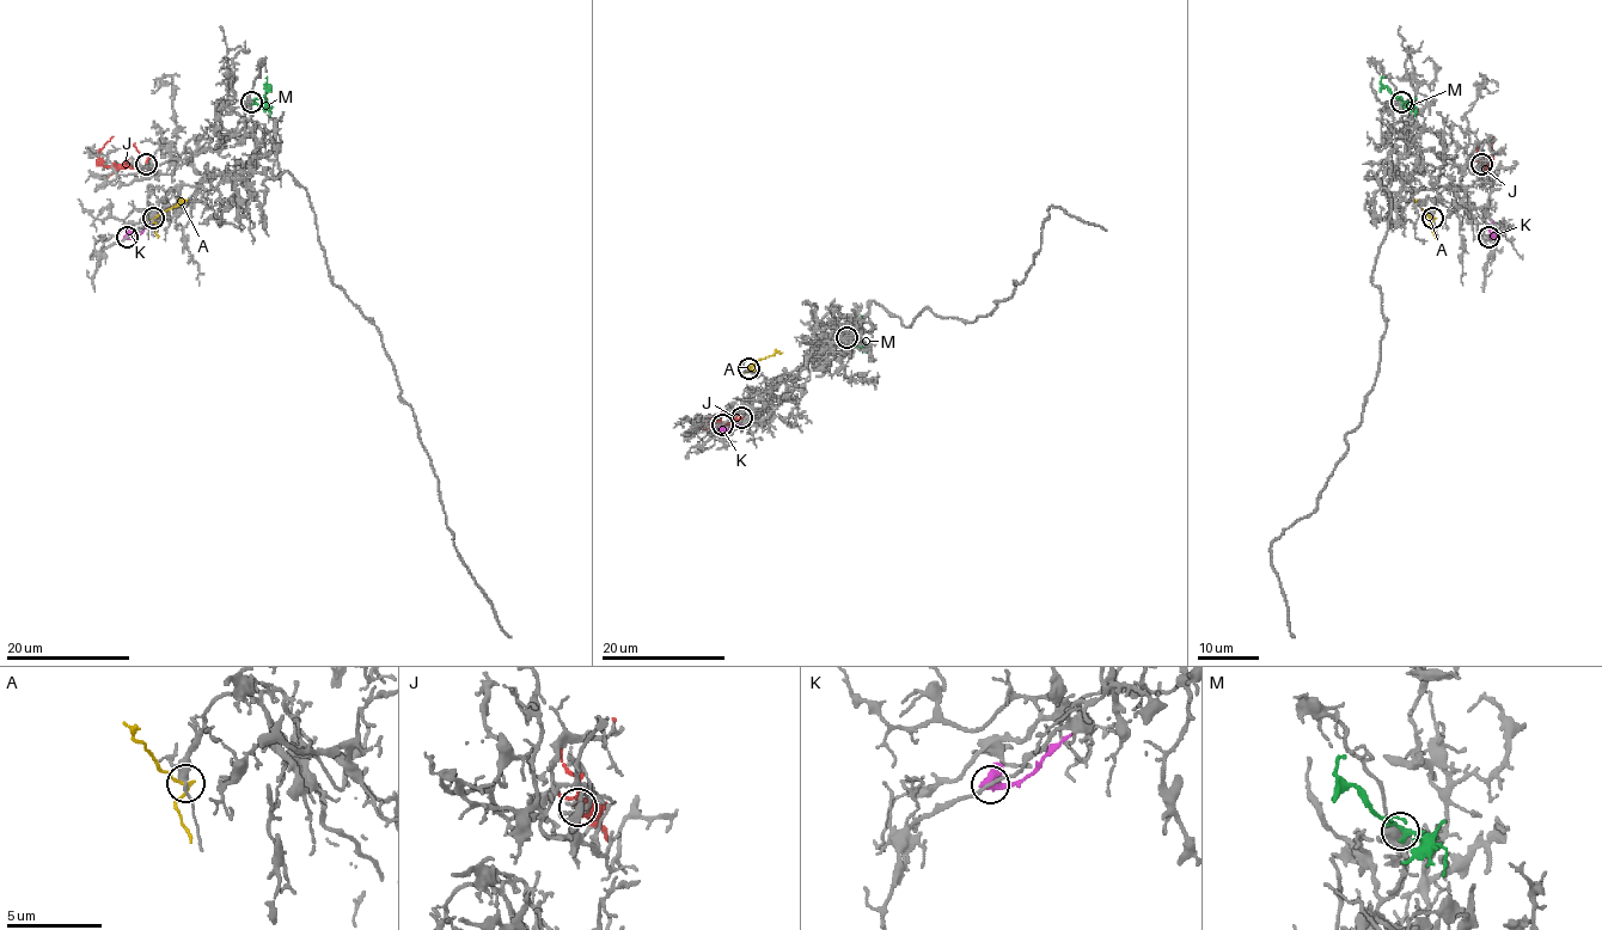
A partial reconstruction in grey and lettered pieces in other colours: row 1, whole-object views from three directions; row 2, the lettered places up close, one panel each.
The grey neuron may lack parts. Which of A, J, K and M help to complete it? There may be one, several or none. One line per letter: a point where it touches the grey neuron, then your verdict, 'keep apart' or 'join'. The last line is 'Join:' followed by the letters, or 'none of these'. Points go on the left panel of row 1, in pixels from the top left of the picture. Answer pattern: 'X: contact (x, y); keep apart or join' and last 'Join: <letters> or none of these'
A: contact (153, 218); keep apart
J: contact (146, 164); keep apart
K: contact (127, 237); keep apart
M: contact (251, 102); join
Join: M

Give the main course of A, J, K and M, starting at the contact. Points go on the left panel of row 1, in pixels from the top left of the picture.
A: (153, 218), (187, 200)
J: (147, 164), (106, 165), (99, 150), (112, 136)
K: (127, 238), (134, 238), (153, 221)
M: (251, 101), (266, 93), (267, 77)

